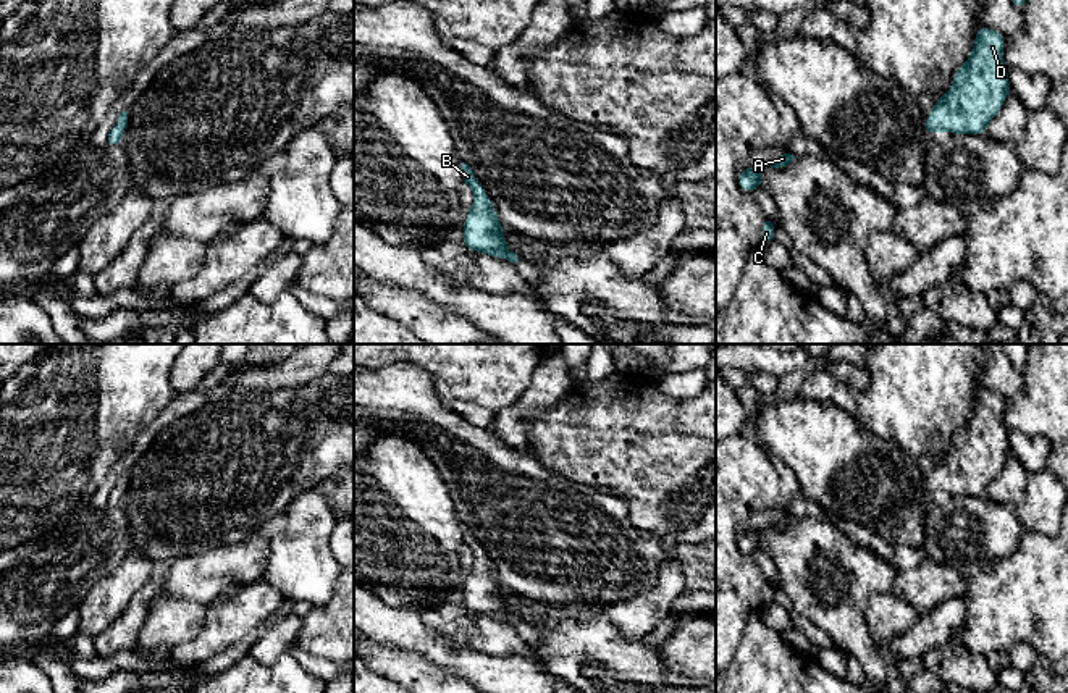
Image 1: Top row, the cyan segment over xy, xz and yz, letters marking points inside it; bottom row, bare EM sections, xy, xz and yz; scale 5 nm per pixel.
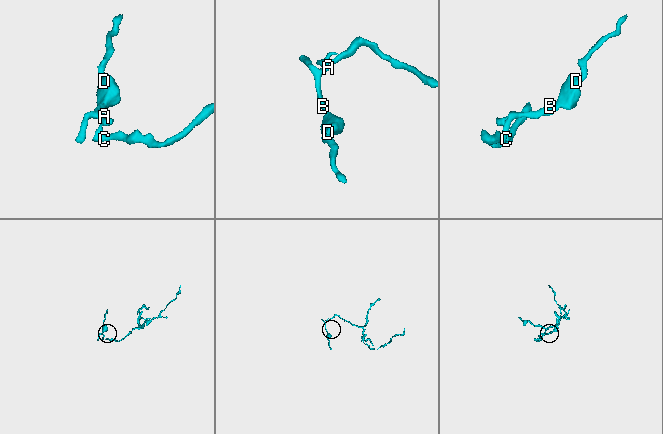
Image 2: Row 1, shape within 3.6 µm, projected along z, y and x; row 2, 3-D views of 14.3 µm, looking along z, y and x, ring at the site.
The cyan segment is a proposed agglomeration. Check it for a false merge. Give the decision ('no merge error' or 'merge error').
no merge error

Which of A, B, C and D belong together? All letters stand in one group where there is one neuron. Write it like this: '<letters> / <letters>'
A B C D

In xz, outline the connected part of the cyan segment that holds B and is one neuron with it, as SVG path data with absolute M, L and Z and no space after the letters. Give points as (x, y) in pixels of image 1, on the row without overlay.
M462 523L464 544L473 552L475 564L465 577L462 606L480 615L517 625L520 620L506 607L502 585L494 575L493 564L483 546L477 541L467 525Z

